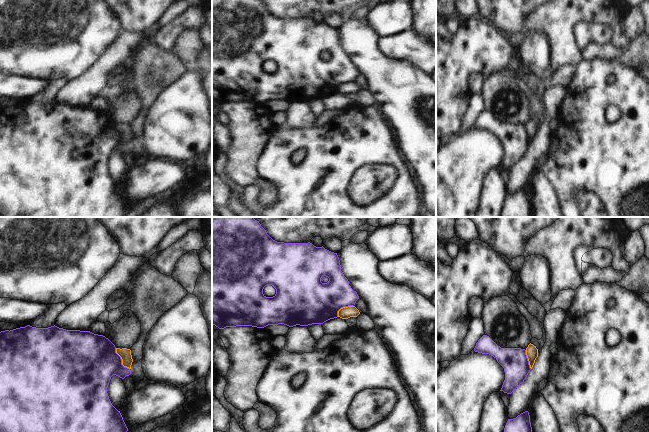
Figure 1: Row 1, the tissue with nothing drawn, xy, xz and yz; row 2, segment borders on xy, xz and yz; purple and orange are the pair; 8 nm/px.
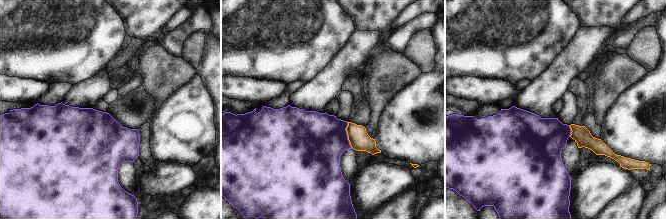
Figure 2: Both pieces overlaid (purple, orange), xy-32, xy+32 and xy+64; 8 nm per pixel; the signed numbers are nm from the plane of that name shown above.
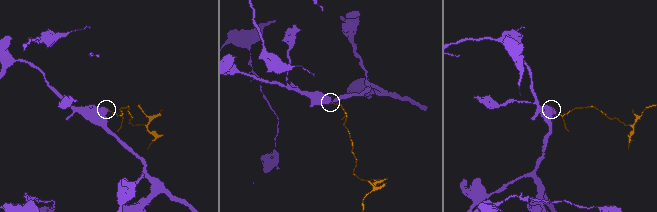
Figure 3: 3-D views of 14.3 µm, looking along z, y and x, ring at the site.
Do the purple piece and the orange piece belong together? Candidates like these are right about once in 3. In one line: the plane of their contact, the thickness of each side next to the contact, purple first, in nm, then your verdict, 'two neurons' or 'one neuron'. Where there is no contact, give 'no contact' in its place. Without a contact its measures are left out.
meets purple in xy; 440 nm thick on the purple side, 90 nm on the other; two neurons

